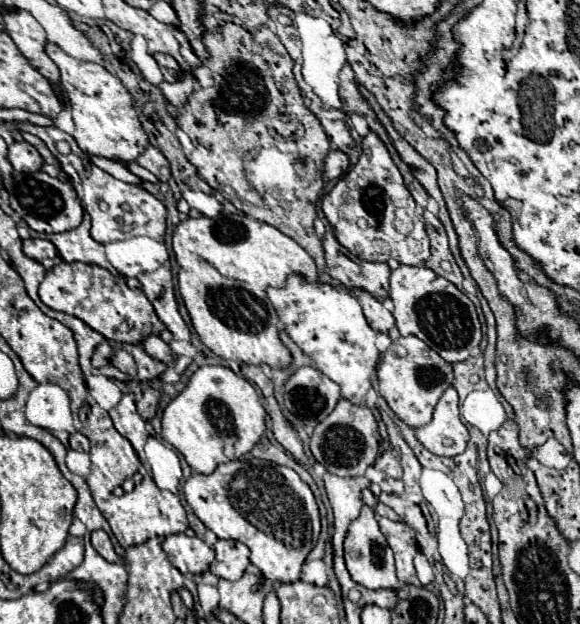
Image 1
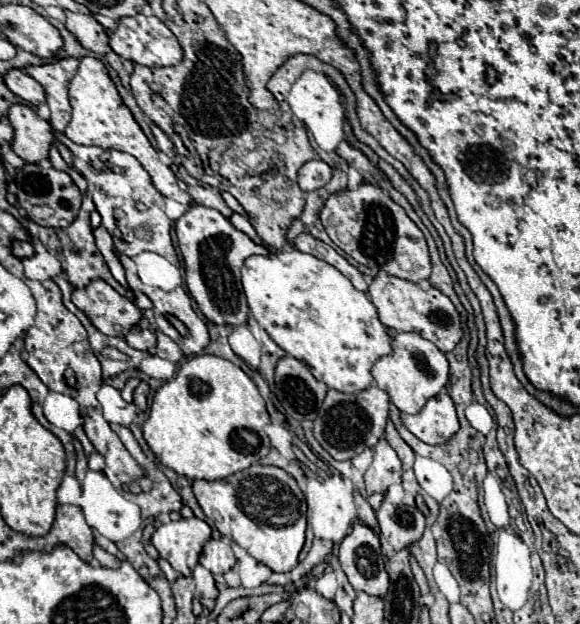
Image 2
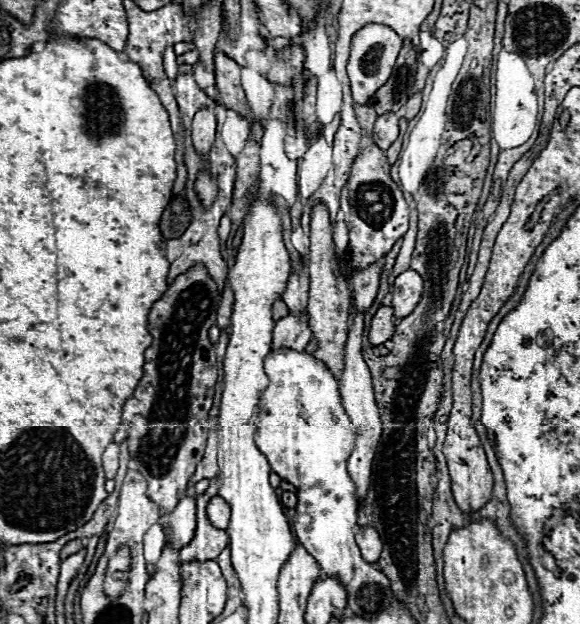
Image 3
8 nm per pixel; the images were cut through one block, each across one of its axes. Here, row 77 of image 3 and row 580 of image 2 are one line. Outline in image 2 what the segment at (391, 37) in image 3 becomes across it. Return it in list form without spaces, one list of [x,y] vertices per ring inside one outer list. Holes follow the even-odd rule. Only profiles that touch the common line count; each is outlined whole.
[[[366,524],[352,526],[352,532],[340,544],[340,564],[354,590],[384,598],[390,578],[384,566],[380,540]]]

